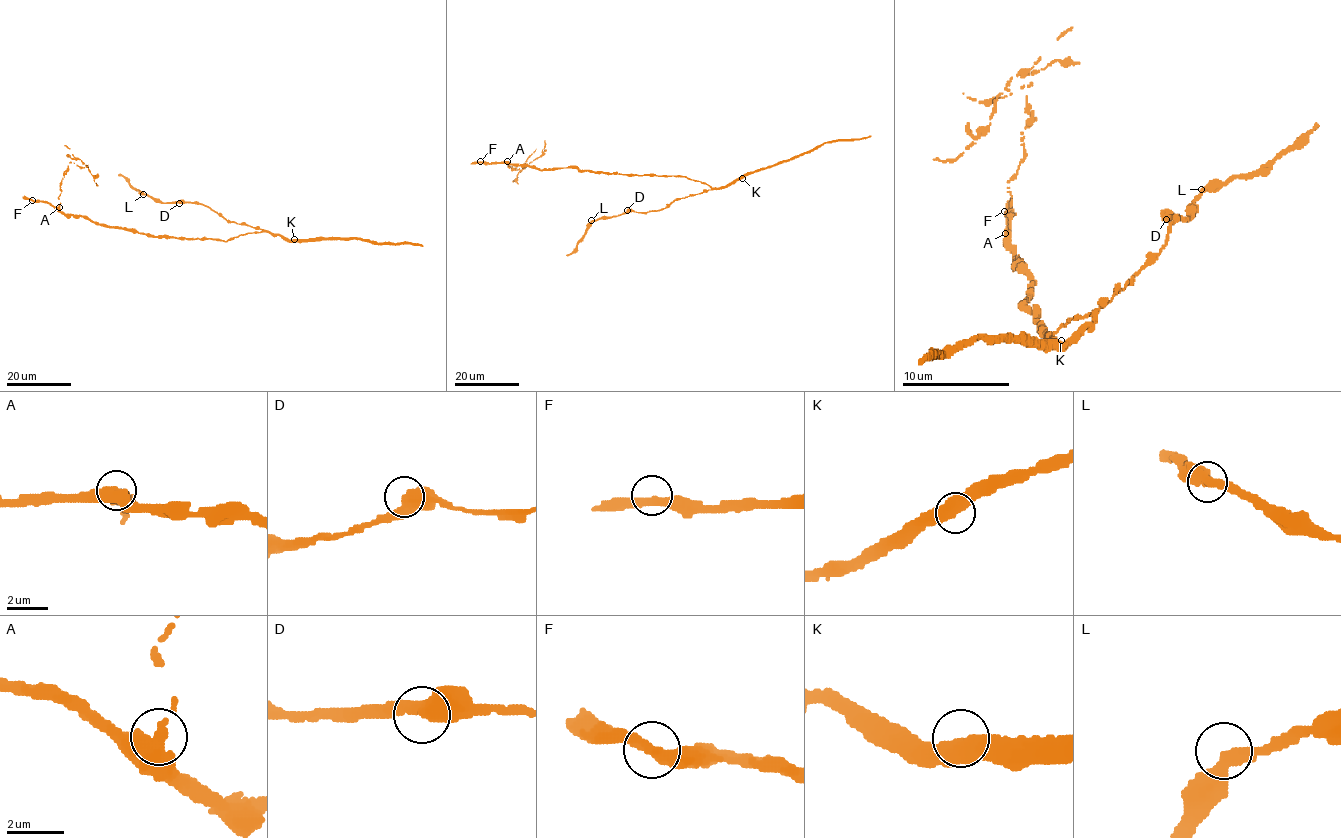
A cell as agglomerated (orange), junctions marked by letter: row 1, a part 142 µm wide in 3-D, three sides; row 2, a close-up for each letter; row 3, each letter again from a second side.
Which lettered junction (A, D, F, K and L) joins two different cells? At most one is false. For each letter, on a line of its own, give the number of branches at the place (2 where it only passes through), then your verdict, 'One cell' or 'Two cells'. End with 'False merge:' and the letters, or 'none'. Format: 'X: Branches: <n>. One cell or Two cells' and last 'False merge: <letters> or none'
A: Branches: 2. Two cells
D: Branches: 2. One cell
F: Branches: 2. One cell
K: Branches: 2. One cell
L: Branches: 2. One cell
False merge: A

